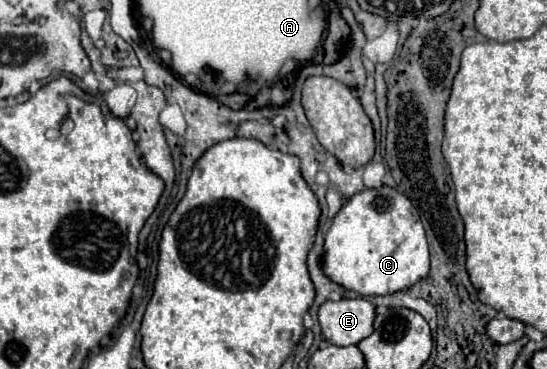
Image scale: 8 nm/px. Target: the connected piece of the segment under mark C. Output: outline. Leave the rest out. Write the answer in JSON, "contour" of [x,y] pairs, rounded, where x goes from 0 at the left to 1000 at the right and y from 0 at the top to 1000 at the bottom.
{"contour":[[[713,504],[665,509],[611,585],[592,640],[592,743],[658,802],[702,802],[746,786],[782,743],[782,656],[775,612],[753,580],[753,547]]]}

